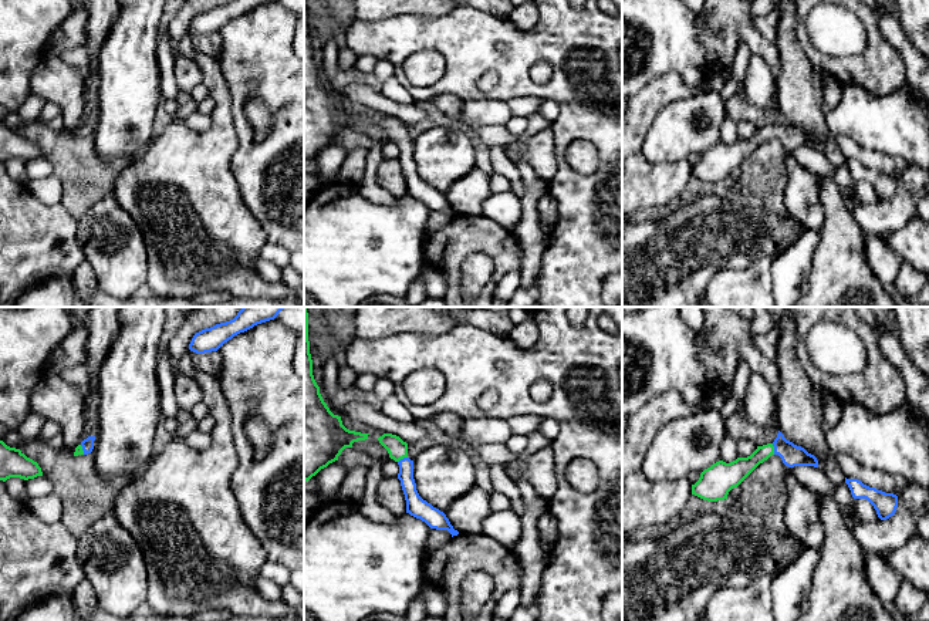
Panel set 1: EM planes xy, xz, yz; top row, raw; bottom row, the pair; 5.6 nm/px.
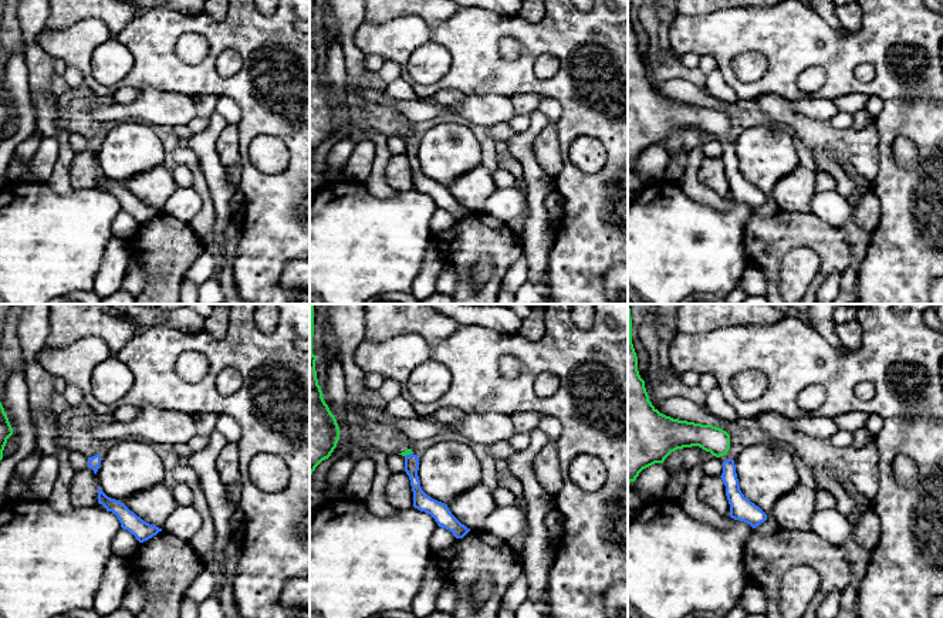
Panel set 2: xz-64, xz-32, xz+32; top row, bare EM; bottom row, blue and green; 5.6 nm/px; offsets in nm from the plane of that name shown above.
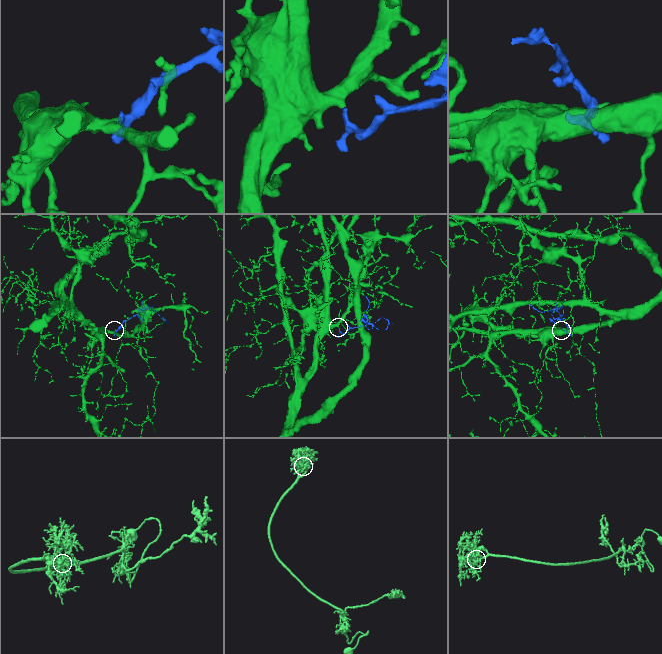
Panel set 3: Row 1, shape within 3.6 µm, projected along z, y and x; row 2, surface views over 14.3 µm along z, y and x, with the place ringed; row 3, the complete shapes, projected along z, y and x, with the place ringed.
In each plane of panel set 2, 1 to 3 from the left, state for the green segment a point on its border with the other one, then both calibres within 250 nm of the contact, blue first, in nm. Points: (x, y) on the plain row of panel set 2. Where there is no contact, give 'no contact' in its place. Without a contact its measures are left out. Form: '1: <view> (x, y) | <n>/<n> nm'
1: no contact
2: xz-32 (408, 137) | 80/30 nm
3: no contact

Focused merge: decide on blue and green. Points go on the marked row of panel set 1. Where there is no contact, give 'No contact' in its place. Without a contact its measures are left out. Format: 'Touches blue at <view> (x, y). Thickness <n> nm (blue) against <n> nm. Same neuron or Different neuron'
Touches blue at yz (774, 449). Thickness 130 nm (blue) against 120 nm. Same neuron

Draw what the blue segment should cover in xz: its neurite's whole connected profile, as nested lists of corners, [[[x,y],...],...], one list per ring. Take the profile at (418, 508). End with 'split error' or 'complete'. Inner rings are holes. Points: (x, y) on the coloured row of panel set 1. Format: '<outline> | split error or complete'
[[[384,433],[378,441],[388,450],[389,458],[399,465],[398,479],[405,495],[406,513],[420,519],[430,529],[447,530],[452,537],[457,536],[459,531],[453,529],[446,514],[419,496],[413,479],[413,460],[408,458],[408,443],[392,433]]] | split error

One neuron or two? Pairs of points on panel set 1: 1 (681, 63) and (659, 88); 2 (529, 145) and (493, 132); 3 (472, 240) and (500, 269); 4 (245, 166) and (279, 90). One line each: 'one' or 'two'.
1: two
2: one
3: one
4: one

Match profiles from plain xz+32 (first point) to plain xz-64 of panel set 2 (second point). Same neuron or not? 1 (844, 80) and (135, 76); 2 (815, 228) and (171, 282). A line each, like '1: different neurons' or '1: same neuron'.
1: same neuron
2: same neuron

